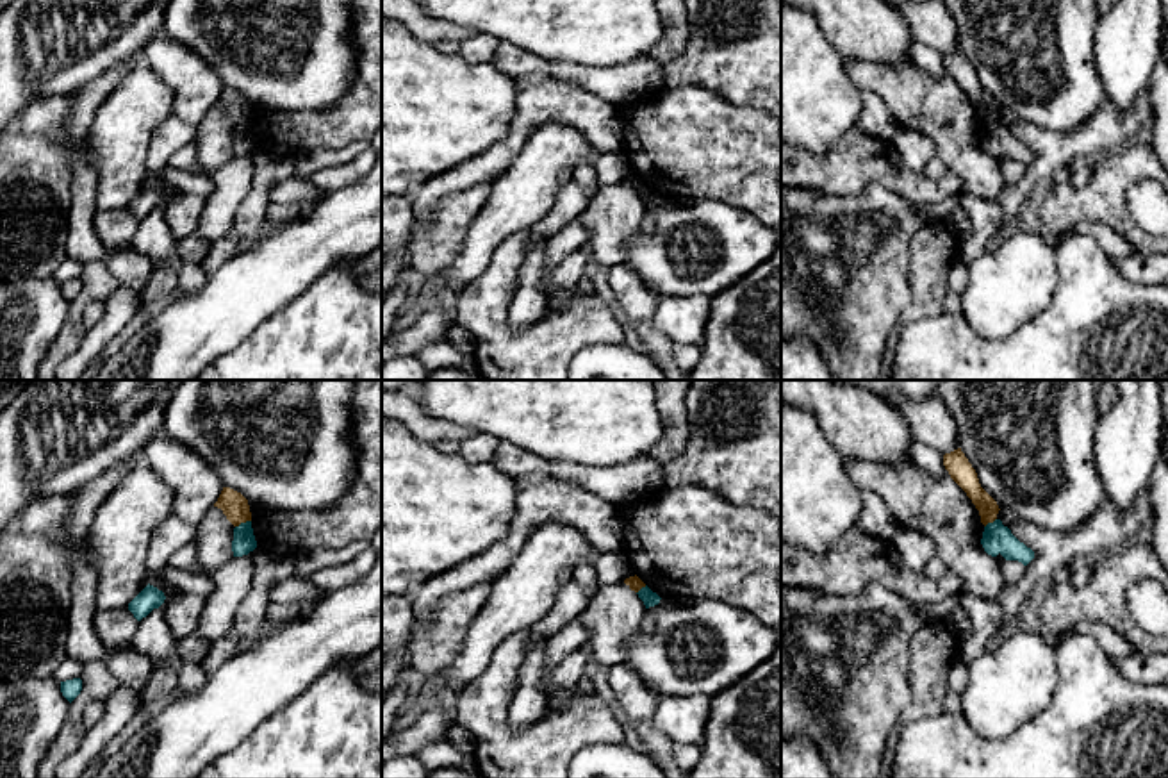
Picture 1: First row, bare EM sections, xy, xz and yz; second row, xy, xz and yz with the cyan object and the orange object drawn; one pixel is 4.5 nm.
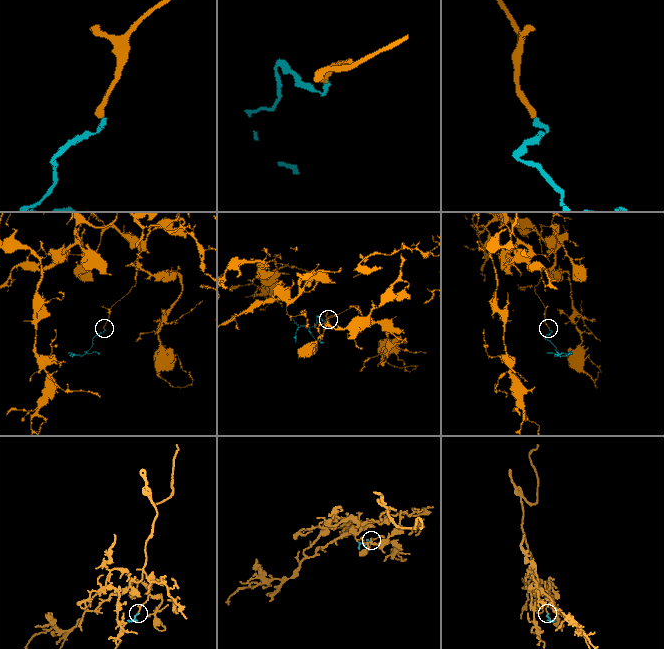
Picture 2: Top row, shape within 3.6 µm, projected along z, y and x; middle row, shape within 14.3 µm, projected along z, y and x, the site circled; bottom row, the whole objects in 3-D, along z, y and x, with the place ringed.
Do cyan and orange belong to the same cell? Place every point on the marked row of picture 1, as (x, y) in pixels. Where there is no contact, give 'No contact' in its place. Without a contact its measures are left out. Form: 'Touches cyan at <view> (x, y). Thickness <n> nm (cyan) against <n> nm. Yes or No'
Touches cyan at xy (243, 523). Thickness 100 nm (cyan) against 120 nm. No

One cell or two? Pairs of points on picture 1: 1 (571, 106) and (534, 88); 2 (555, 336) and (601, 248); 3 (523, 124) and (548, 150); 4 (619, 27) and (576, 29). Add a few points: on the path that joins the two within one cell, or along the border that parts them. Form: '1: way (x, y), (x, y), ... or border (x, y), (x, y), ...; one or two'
1: way (562, 102), (542, 97); one
2: border (587, 243), (591, 261); two
3: border (571, 124), (541, 124), (507, 168); two
4: way (608, 27), (587, 27); one

